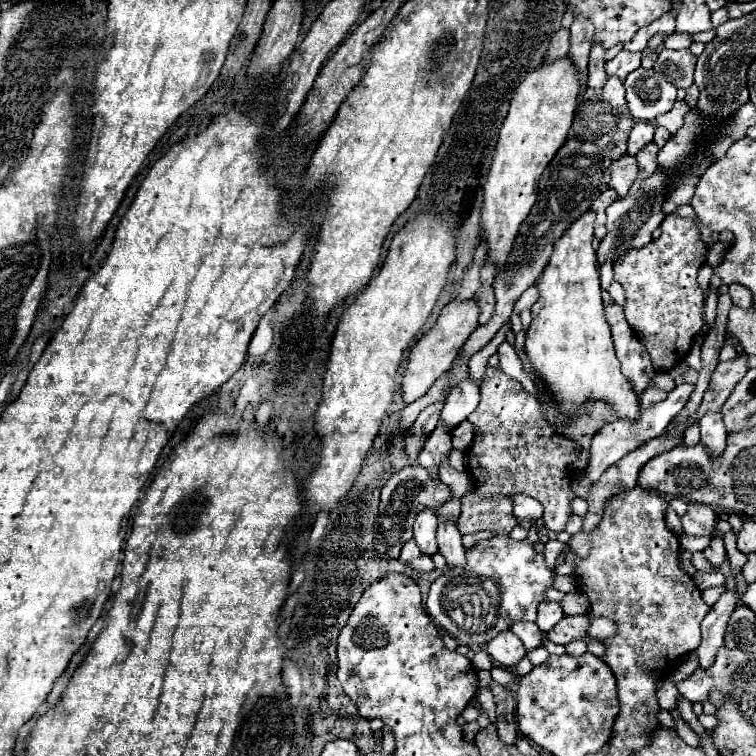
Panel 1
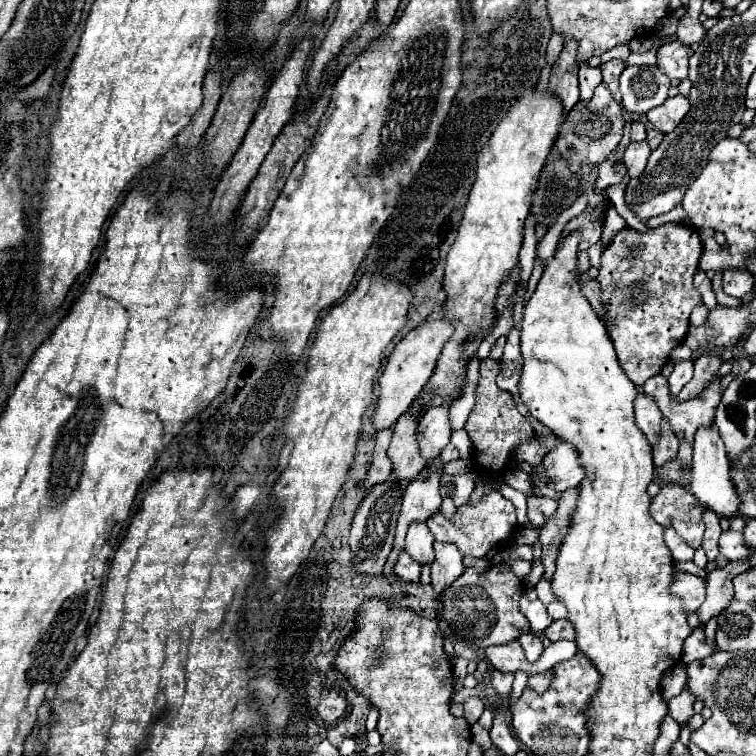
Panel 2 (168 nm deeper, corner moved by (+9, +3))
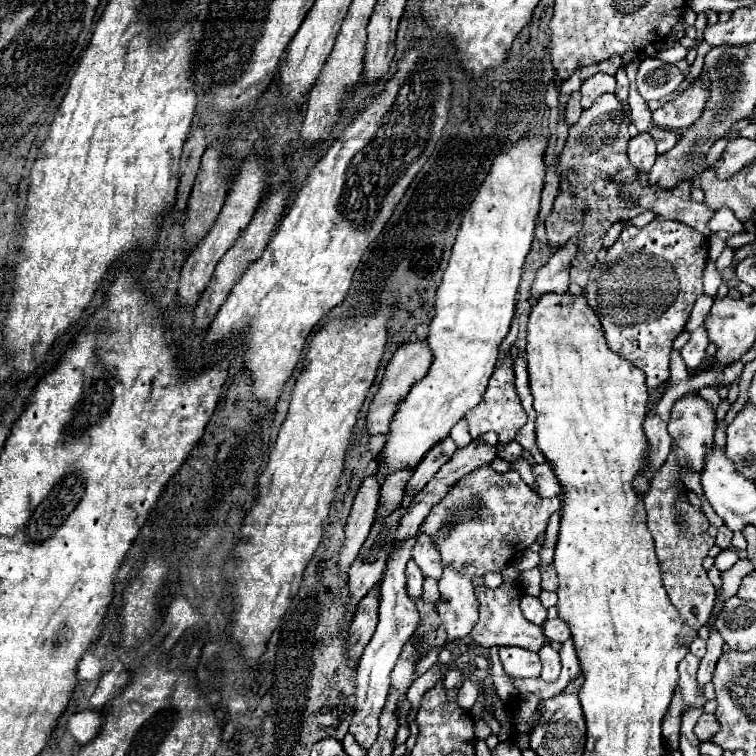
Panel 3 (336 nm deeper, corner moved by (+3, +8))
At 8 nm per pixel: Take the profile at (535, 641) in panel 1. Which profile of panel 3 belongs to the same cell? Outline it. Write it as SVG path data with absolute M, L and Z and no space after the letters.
M544 644L540 648L540 660L542 660L542 678L544 680L556 680L560 674L560 656L556 650L552 650L550 644Z

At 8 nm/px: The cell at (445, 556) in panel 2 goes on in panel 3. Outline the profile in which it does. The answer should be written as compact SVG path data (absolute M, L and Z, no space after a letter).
M446 566L442 578L438 580L440 600L436 610L448 632L448 640L460 640L470 634L474 622L478 620L478 600L474 596L474 586L468 576L454 572Z

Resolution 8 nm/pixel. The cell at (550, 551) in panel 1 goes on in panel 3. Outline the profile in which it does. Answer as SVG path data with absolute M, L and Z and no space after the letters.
M532 568L532 570L526 570L520 574L520 584L522 584L522 590L524 594L534 594L538 596L540 594L540 568Z

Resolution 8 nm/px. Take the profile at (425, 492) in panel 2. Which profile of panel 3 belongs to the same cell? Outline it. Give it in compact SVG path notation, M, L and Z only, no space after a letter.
M410 536L410 540L402 540L402 544L398 544L390 554L386 574L380 582L378 626L360 658L358 680L356 680L356 710L352 716L350 734L356 738L356 742L362 748L372 748L374 740L378 738L378 716L384 708L384 702L390 690L390 672L402 652L402 646L410 640L414 628L418 626L418 610L414 606L414 600L406 592L406 576L404 576L404 568L406 568L406 562L412 558L410 552L412 552L412 546L416 544L416 538L418 536Z

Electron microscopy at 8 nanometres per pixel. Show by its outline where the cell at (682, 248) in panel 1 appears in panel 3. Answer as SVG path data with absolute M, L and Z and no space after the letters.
M656 216L644 228L628 226L608 248L606 258L598 262L586 286L586 298L602 322L608 346L626 356L646 374L648 388L656 388L670 378L670 354L674 338L684 330L696 298L702 294L702 270L708 260L708 238L694 228Z

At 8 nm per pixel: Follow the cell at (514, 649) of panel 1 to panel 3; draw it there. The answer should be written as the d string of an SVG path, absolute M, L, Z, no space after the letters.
M500 648L498 650L506 674L512 678L534 678L540 676L540 658L536 652L526 652L526 648Z

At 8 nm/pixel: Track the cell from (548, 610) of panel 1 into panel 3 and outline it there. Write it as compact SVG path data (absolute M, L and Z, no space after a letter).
M522 596L520 606L522 606L522 614L524 614L530 622L534 622L534 624L538 624L538 626L544 624L544 620L546 620L548 614L546 614L546 608L542 606L542 602L540 602L536 596Z

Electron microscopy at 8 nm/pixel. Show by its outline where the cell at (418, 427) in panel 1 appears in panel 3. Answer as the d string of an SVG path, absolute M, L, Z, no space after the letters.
M406 468L406 470L394 470L384 478L382 490L380 490L378 516L388 516L392 510L396 510L400 506L404 488L406 488L412 474L414 474L414 468Z

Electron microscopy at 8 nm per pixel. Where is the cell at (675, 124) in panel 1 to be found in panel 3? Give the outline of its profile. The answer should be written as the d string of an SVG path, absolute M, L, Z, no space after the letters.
M704 80L702 84L690 84L686 92L682 92L672 102L652 112L652 122L668 130L688 128L700 118L706 98L708 98L708 80Z

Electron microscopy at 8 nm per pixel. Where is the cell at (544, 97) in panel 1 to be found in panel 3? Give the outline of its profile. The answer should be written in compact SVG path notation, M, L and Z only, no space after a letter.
M526 134L522 140L514 142L508 150L500 152L494 158L494 164L480 184L476 198L462 218L462 226L458 230L456 242L452 246L452 256L448 268L444 272L444 280L436 292L436 316L430 322L428 344L434 354L432 366L428 374L414 384L410 394L400 404L398 412L390 422L390 432L386 436L386 444L382 450L382 464L378 470L378 478L384 478L394 468L412 468L416 466L424 454L442 438L448 436L450 428L464 418L464 414L482 400L482 394L488 386L488 380L494 372L498 360L498 344L508 334L514 306L516 306L516 290L520 284L520 274L524 260L530 252L534 240L534 220L540 208L540 194L544 188L544 150L548 138L544 134Z

